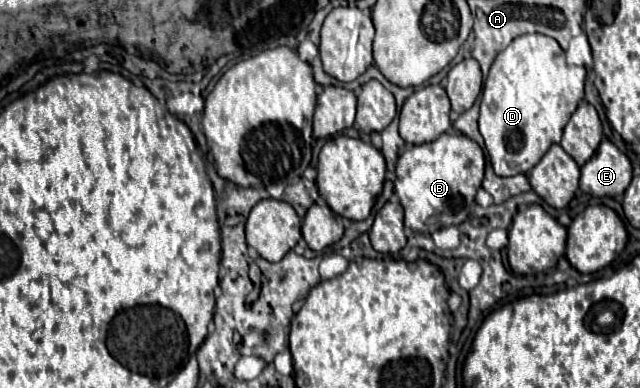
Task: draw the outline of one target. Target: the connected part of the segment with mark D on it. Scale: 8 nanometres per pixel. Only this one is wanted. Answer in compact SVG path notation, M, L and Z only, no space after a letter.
M546 35L516 37L492 63L480 101L480 133L494 173L514 177L530 173L550 145L560 143L562 129L584 99L586 69L570 65L558 41Z

